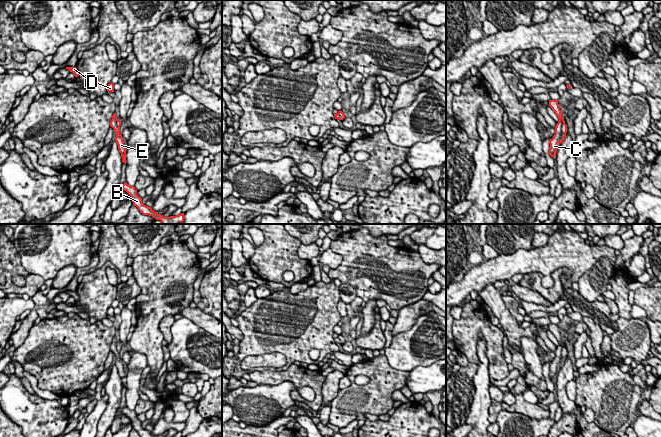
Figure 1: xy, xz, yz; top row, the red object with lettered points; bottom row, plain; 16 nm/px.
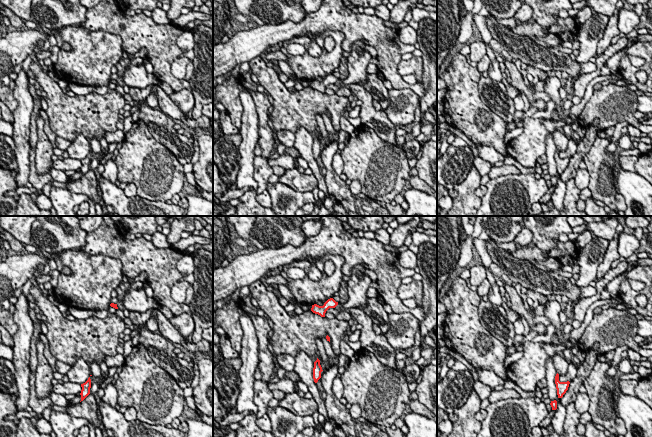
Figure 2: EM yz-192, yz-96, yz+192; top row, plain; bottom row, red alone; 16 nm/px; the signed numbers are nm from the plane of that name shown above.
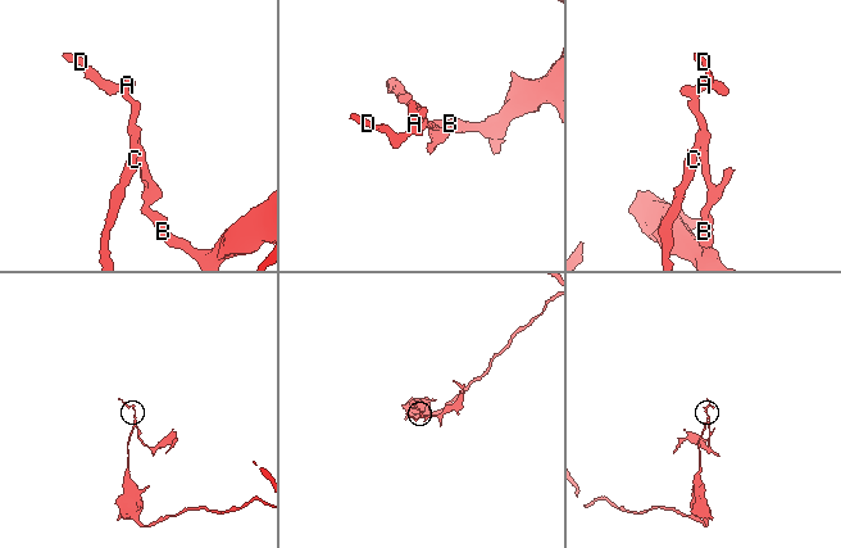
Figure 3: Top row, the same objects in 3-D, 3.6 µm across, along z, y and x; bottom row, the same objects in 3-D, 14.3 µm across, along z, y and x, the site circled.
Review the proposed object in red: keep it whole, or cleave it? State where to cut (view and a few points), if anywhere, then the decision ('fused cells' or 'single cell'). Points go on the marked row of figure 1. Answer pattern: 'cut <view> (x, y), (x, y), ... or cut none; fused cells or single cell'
cut yz (559, 120), (561, 123), (561, 135), (558, 142); fused cells

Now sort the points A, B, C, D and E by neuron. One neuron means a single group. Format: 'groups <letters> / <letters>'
groups A B D E / C

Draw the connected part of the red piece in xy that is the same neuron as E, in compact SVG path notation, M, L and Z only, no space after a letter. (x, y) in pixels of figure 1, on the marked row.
M114 113L110 121L110 126L114 129L114 132L116 133L116 137L114 140L118 145L119 152L121 153L122 162L126 164L126 148L123 141L124 138L120 134L120 128L117 126L117 120L118 119L116 117L116 114Z

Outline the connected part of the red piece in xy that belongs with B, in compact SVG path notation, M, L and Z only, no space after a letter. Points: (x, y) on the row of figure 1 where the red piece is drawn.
M125 182L121 188L131 196L133 205L136 206L143 215L152 216L156 220L160 220L162 224L183 224L184 213L176 216L164 217L158 212L153 211L151 207L148 207L142 203L142 198L137 195L137 190L134 186L130 186L127 182Z

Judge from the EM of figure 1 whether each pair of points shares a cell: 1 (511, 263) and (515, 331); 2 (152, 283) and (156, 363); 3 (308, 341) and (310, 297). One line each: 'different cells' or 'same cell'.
1: different cells
2: same cell
3: same cell

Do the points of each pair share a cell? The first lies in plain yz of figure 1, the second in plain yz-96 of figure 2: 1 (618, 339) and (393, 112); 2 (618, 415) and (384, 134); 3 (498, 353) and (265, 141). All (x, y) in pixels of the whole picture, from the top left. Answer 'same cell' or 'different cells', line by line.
1: same cell
2: different cells
3: same cell

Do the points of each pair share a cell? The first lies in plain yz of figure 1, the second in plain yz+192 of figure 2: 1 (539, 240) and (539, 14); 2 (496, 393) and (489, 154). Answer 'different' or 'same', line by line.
1: different
2: different

